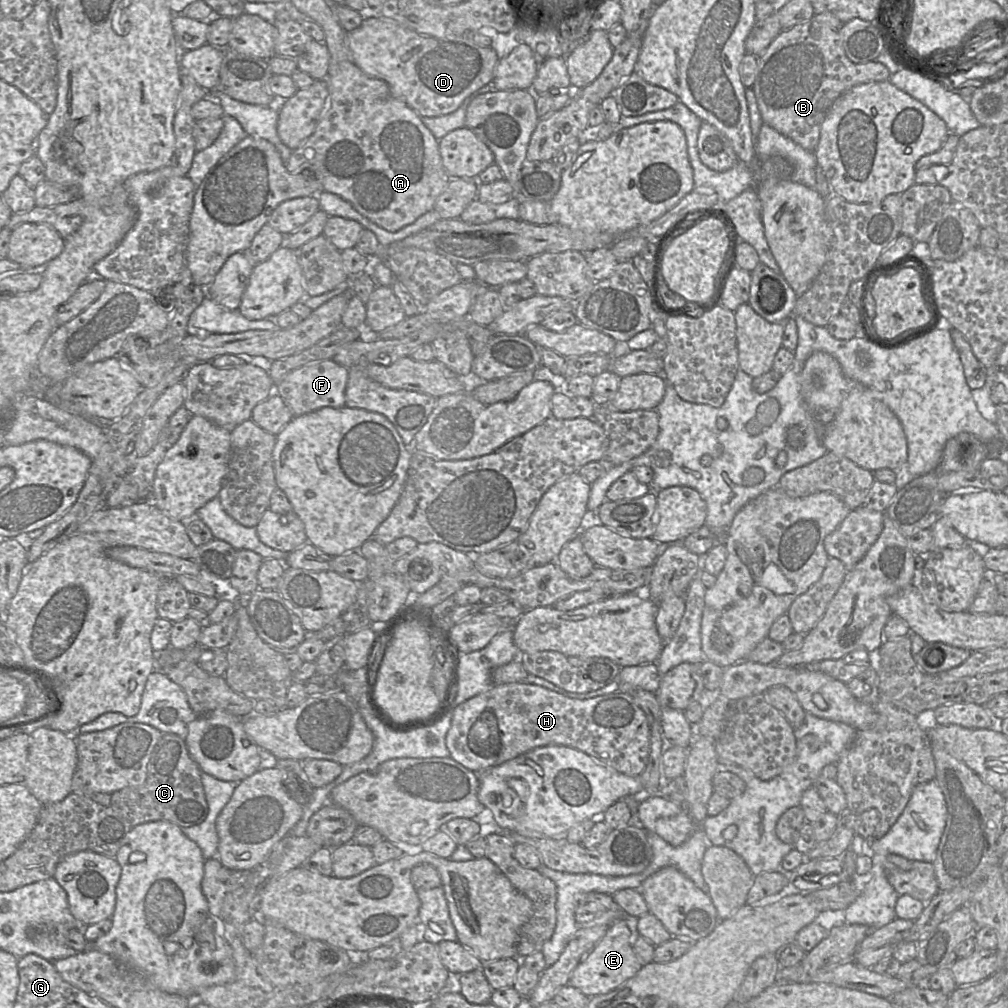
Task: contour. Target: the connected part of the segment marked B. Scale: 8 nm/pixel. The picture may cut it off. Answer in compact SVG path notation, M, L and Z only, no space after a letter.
M830 12L814 14L808 21L782 30L759 56L758 75L751 88L755 93L763 122L808 151L815 152L822 123L840 95L856 85L885 81L891 76L889 69L882 63L870 61L855 64L846 56L841 38L842 26L843 23Z

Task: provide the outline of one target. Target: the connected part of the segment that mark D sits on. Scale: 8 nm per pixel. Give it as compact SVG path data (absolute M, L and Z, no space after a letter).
M366 13L361 25L349 31L347 36L354 63L365 74L384 80L389 86L391 95L405 102L421 117L445 115L458 109L465 98L481 87L492 83L499 61L498 55L492 47L479 46L465 36L421 35L397 21L377 13Z

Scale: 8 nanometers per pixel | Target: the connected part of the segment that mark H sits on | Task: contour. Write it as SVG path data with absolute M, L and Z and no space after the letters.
M508 683L494 685L490 690L456 706L446 736L449 757L476 773L548 745L578 749L620 773L640 776L646 768L650 754L650 726L633 693L615 692L579 700L534 684Z

